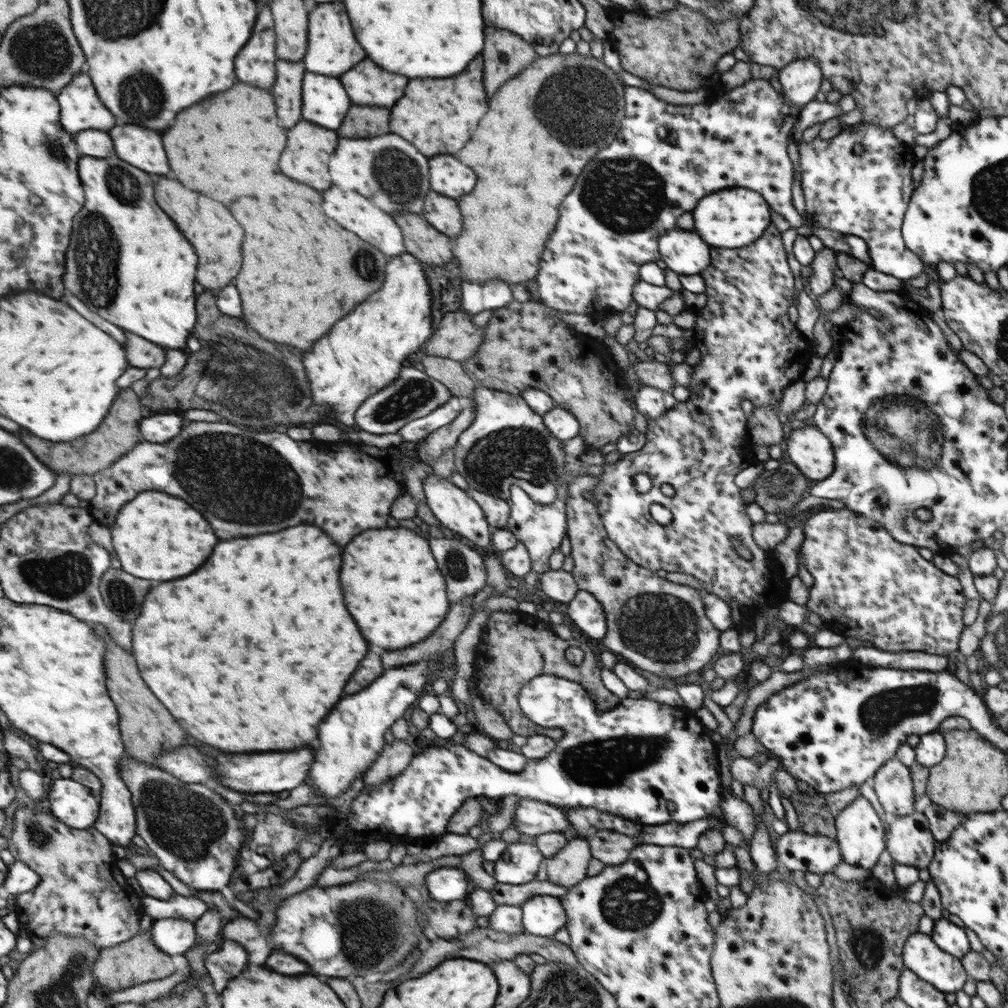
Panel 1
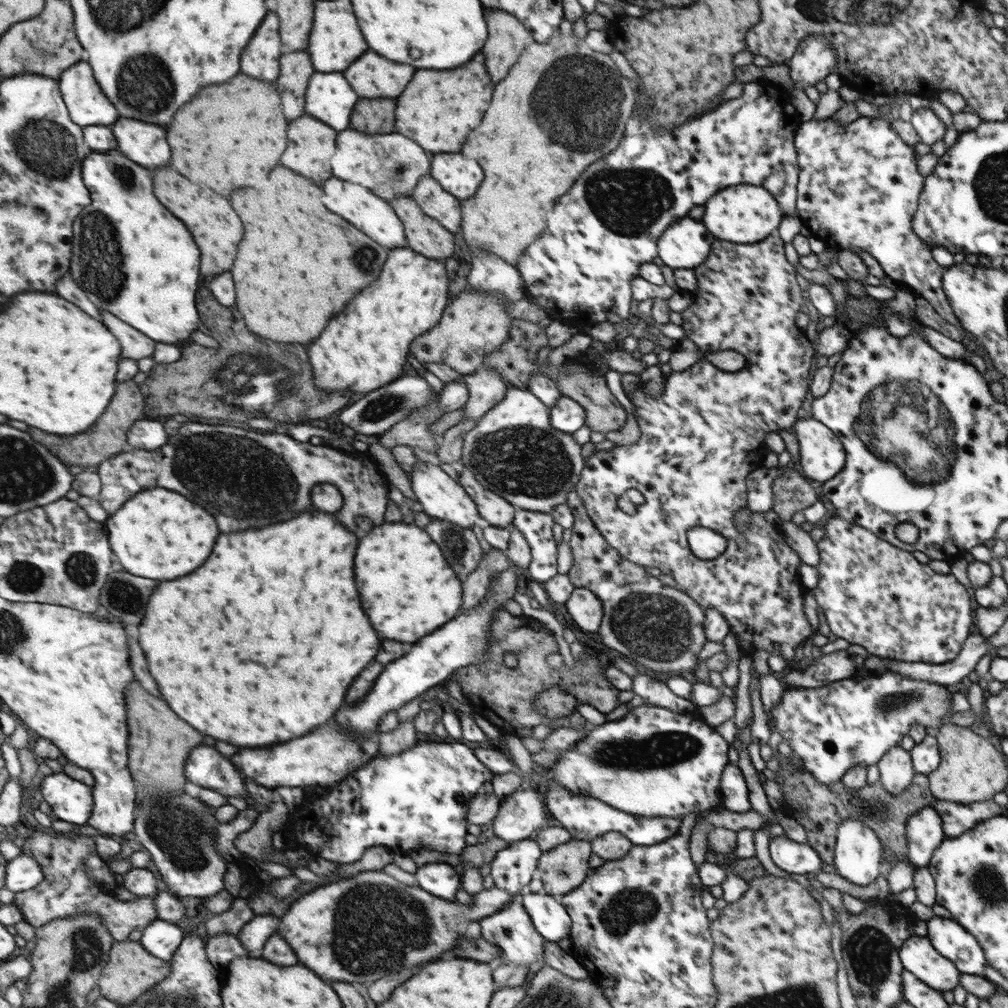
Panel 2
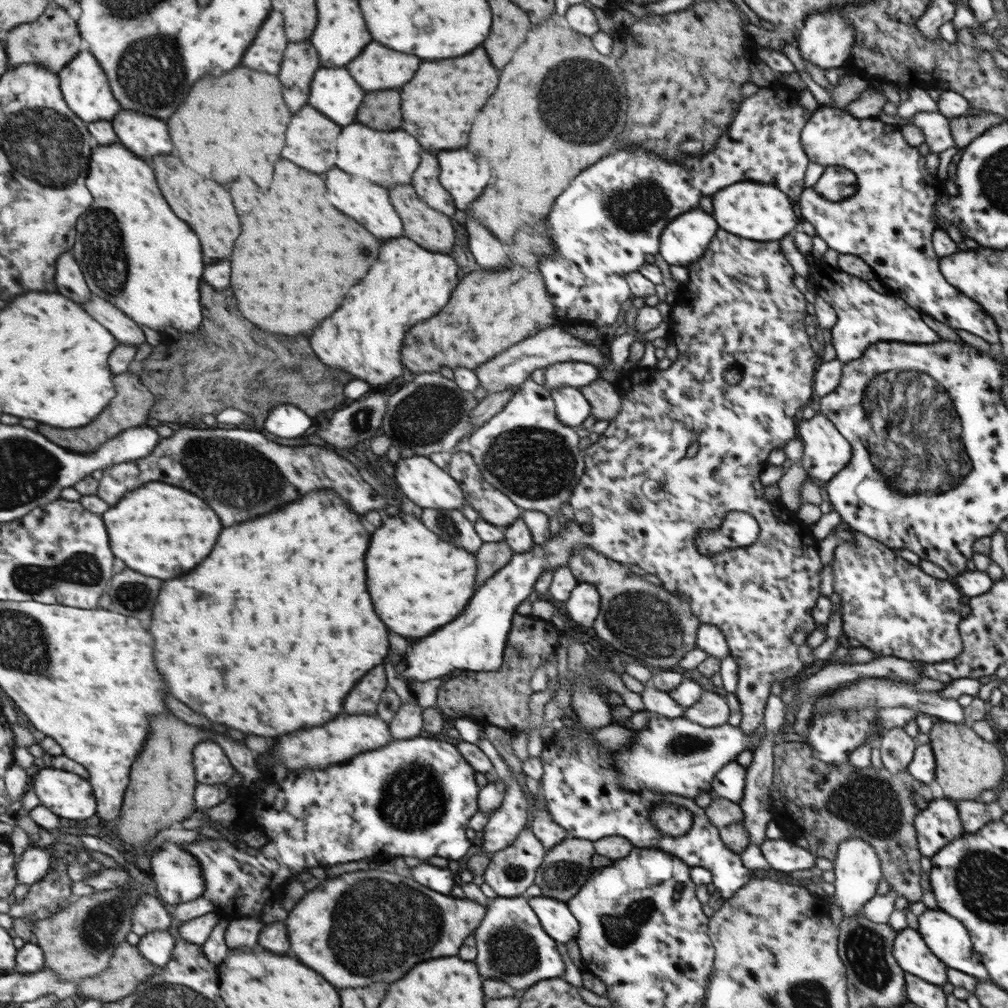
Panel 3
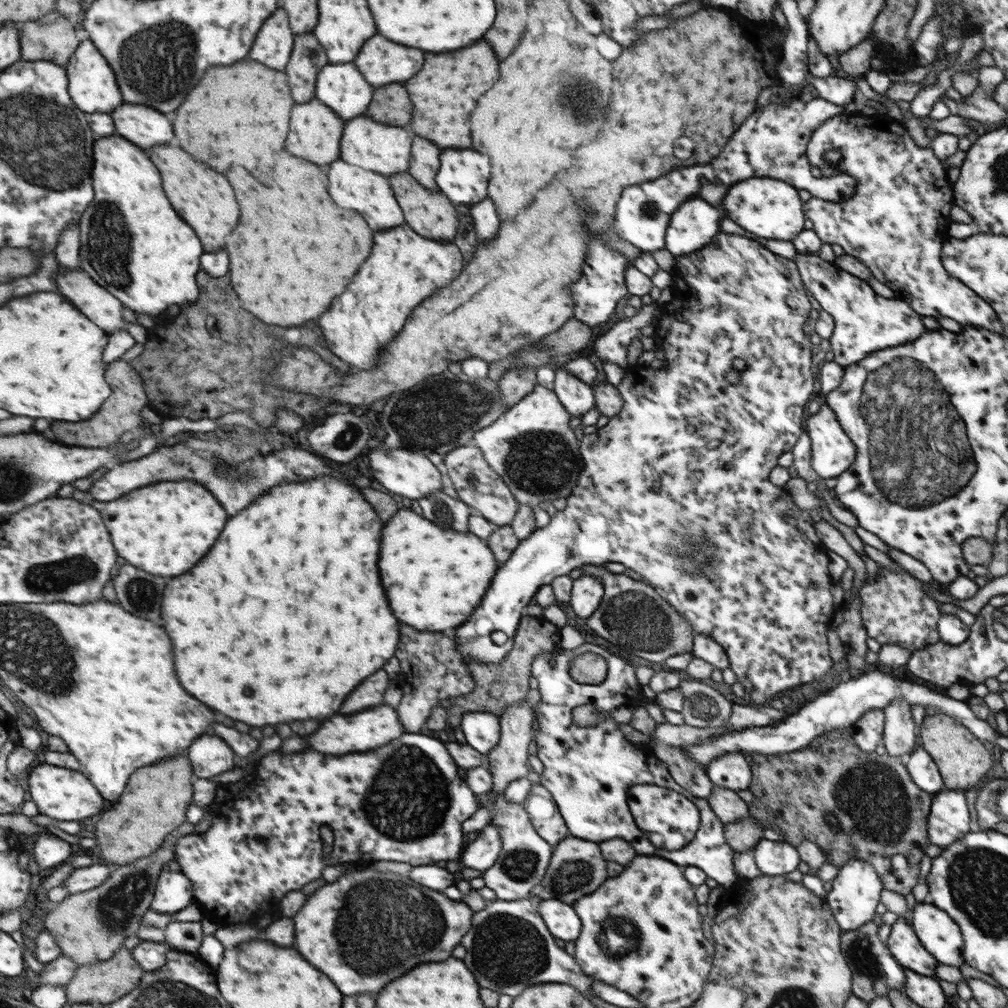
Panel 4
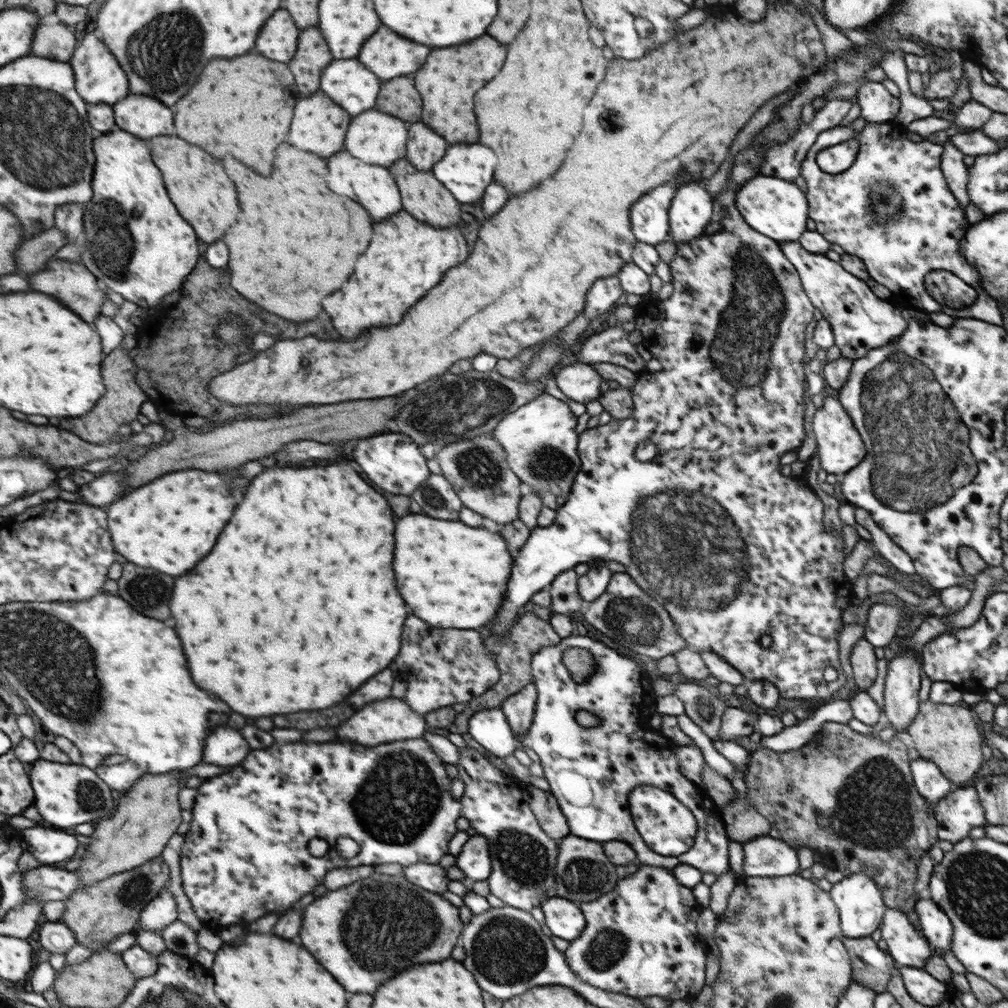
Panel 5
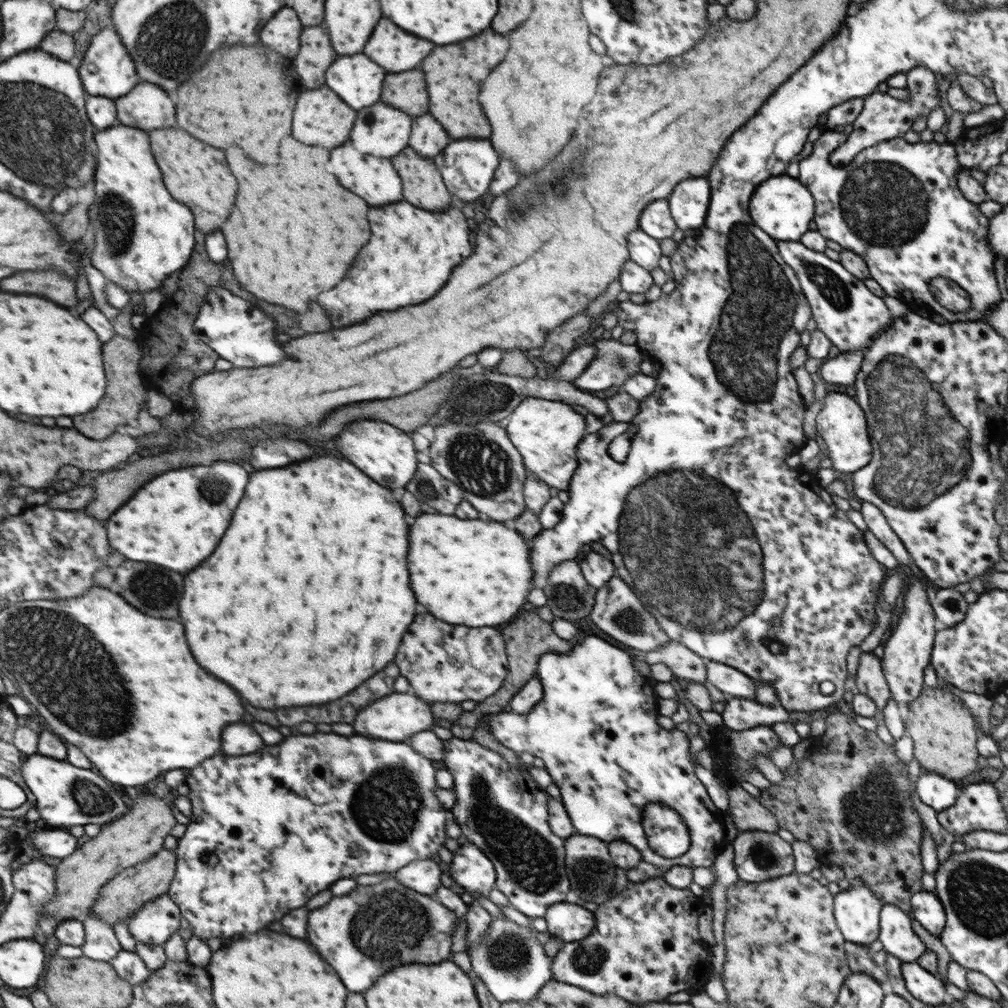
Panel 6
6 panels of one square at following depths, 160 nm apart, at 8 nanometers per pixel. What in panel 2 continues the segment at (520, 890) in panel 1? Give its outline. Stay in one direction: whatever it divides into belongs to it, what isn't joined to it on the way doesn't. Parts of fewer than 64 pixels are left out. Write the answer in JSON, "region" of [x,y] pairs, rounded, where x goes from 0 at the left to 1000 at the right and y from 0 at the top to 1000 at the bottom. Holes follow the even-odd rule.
{"region":[[[360,864],[333,876],[325,876],[295,892],[281,909],[279,927],[291,938],[297,952],[305,960],[316,964],[320,972],[360,976],[370,974],[376,968],[398,962],[396,952],[400,946],[402,946],[400,960],[408,960],[422,952],[436,950],[438,944],[447,942],[451,938],[461,917],[490,908],[500,897],[511,892],[514,892],[511,887],[488,880],[467,888],[467,897],[461,899],[452,894],[437,892],[414,879],[402,879],[380,867],[380,864]]]}

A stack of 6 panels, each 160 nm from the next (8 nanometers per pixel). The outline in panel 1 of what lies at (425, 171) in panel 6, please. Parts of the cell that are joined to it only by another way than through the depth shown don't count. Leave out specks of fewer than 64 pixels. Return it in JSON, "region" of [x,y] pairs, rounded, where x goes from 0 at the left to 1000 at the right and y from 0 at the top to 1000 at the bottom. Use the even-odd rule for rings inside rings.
{"region":[[[394,209],[388,212],[400,226],[403,250],[421,263],[445,261],[449,256],[449,241],[446,235],[432,227],[417,211]]]}

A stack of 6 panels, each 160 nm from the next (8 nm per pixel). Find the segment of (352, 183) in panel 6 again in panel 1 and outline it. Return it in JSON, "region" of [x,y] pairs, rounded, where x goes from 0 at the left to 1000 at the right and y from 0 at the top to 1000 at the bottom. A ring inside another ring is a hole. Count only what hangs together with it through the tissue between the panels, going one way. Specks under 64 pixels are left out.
{"region":[[[334,185],[326,187],[320,194],[322,194],[322,210],[330,218],[340,222],[340,226],[352,230],[354,234],[360,234],[360,238],[364,238],[364,242],[372,242],[372,246],[376,246],[384,256],[403,250],[402,237],[387,211],[383,211],[380,207],[376,208],[366,198],[356,194],[354,190],[340,190]]]}

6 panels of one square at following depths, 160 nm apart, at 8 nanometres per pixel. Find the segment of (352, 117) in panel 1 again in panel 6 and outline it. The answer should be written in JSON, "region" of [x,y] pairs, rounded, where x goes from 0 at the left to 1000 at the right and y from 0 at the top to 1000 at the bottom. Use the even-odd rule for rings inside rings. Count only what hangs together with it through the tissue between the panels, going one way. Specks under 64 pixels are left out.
{"region":[[[418,69],[384,73],[384,87],[380,87],[380,102],[388,104],[406,115],[424,111],[424,89]]]}

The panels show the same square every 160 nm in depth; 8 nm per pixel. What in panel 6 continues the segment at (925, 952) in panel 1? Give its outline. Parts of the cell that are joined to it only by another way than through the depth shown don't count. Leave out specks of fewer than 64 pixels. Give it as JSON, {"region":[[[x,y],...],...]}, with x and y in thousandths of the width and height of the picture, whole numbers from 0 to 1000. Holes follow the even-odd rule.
{"region":[[[877,896],[874,901],[874,909],[872,909],[871,917],[871,933],[874,935],[875,941],[879,945],[888,947],[895,955],[909,954],[910,951],[918,945],[916,935],[906,927],[904,923],[904,915],[900,911],[900,907],[895,905],[891,898]]]}

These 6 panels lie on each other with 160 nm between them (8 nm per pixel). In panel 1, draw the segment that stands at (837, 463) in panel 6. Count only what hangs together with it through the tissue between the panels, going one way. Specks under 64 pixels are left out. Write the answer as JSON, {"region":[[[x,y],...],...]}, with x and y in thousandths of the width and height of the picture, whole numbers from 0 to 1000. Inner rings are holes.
{"region":[[[808,423],[781,426],[776,440],[778,457],[787,460],[803,476],[819,475],[826,466],[823,438]]]}

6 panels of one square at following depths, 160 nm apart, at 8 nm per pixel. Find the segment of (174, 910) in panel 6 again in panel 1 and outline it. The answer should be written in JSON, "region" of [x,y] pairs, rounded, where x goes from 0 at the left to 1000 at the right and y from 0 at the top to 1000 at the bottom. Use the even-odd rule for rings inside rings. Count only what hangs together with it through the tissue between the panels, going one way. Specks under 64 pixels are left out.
{"region":[[[127,748],[123,749],[119,758],[122,774],[125,774],[133,790],[137,828],[154,847],[157,857],[191,883],[218,884],[227,880],[229,867],[236,859],[235,849],[238,849],[239,841],[249,835],[243,834],[245,824],[241,816],[242,813],[237,813],[233,810],[233,804],[229,801],[227,794],[224,794],[223,790],[219,792],[216,786],[211,786],[211,782],[203,782],[195,777],[184,778],[178,771],[158,760],[144,758]]]}

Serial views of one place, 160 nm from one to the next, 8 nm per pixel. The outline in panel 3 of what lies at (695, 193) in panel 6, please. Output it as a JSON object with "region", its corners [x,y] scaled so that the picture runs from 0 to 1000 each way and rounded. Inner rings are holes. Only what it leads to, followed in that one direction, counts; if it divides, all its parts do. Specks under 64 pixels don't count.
{"region":[[[693,206],[665,221],[666,226],[658,230],[658,246],[653,246],[653,251],[665,264],[680,265],[691,258],[711,228],[709,218]]]}

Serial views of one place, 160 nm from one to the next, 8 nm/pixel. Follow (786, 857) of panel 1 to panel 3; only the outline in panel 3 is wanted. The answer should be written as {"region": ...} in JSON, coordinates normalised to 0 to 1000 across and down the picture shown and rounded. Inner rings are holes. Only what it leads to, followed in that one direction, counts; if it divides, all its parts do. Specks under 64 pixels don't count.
{"region":[[[779,830],[767,833],[759,831],[752,840],[767,864],[785,866],[787,863],[803,863],[809,859],[807,847],[787,839],[785,835],[779,835]]]}

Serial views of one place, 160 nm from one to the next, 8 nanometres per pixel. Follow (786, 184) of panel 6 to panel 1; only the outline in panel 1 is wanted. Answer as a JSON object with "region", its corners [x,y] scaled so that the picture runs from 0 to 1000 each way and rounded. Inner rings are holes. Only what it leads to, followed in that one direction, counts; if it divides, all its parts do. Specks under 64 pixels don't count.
{"region":[[[721,186],[715,189],[705,190],[705,194],[697,194],[689,204],[688,224],[701,242],[711,246],[741,245],[743,240],[748,240],[759,231],[763,224],[763,204],[761,199],[752,190],[742,187]]]}

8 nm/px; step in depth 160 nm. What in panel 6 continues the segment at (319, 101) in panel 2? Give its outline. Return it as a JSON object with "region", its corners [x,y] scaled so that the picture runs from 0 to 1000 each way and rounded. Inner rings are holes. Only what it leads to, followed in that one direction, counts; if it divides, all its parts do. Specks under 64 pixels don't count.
{"region":[[[340,56],[324,71],[324,85],[336,91],[348,107],[356,109],[376,99],[382,69],[364,56]]]}

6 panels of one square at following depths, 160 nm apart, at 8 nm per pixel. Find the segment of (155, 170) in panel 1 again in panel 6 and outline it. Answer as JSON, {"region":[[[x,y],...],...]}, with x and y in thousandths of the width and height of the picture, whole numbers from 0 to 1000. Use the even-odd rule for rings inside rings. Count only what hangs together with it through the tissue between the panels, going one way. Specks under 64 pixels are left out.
{"region":[[[140,80],[126,95],[115,98],[115,104],[117,119],[122,124],[142,127],[150,132],[154,127],[176,123],[174,103],[156,83]]]}

